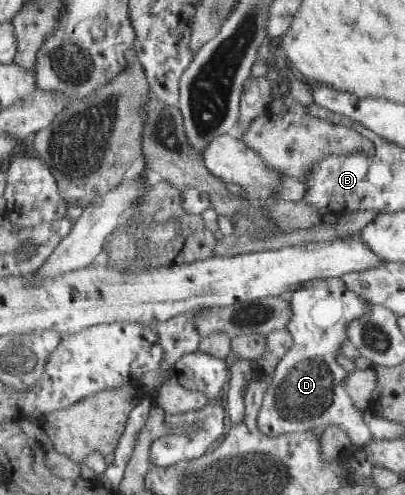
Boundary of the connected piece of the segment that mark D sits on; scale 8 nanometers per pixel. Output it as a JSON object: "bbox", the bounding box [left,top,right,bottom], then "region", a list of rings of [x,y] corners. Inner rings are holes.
{"bbox":[258,277,374,446],"region":[[[330,277],[302,282],[291,300],[294,317],[287,329],[293,334],[293,347],[282,357],[278,368],[273,372],[273,383],[269,386],[258,415],[258,427],[265,435],[279,437],[290,433],[302,434],[303,431],[316,430],[323,433],[329,426],[339,426],[349,435],[352,445],[364,446],[374,438],[363,412],[356,409],[345,389],[347,371],[337,363],[337,353],[349,340],[350,323],[362,318],[370,310],[371,303],[351,291],[343,278]]]}

